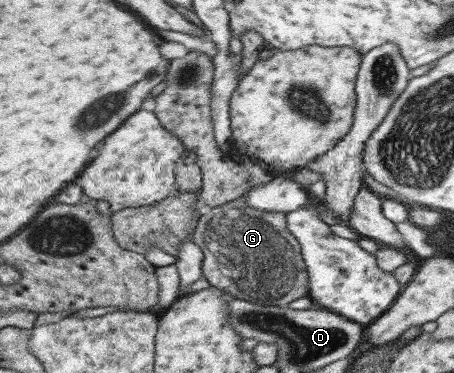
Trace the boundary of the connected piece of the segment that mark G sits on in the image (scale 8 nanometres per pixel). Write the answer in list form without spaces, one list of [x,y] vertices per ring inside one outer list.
[[[244,195],[218,207],[202,210],[192,231],[192,240],[202,252],[201,274],[205,285],[214,286],[232,298],[264,306],[286,306],[308,293],[308,273],[301,259],[301,249],[286,229],[286,213],[266,212],[246,205]]]

